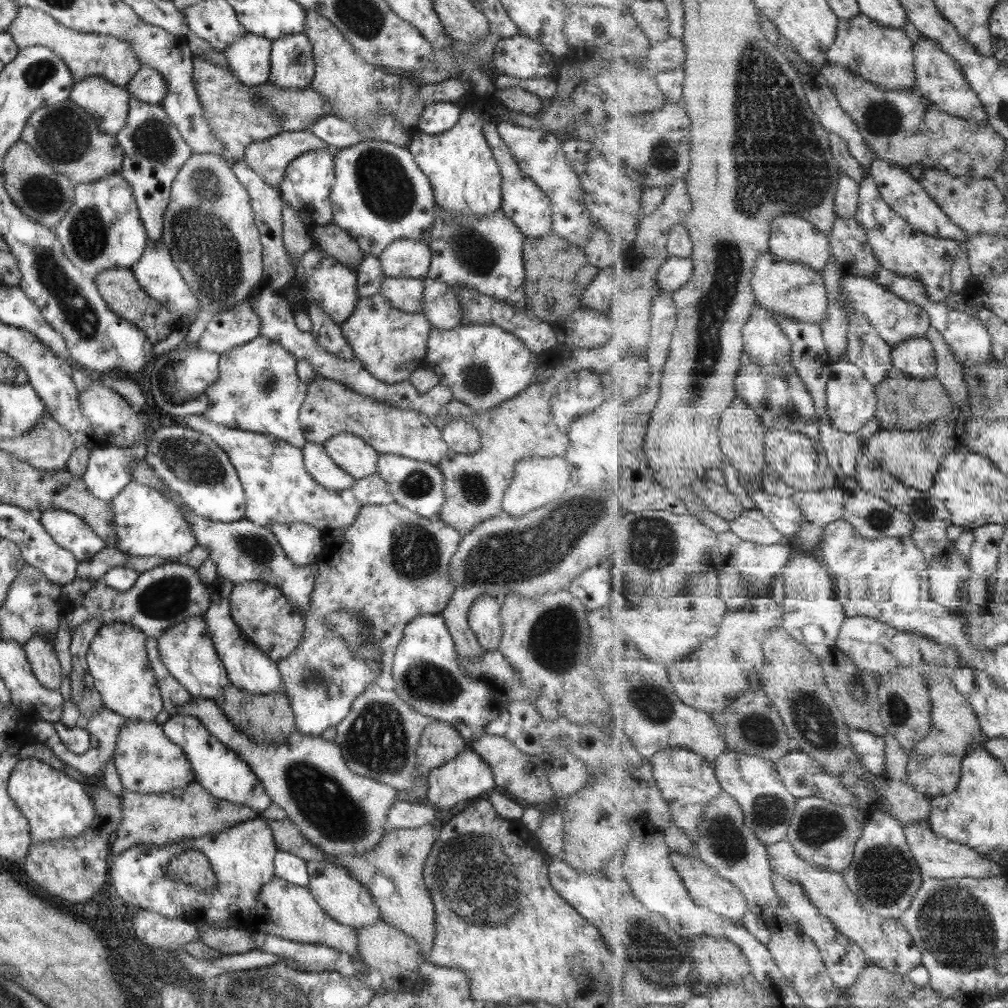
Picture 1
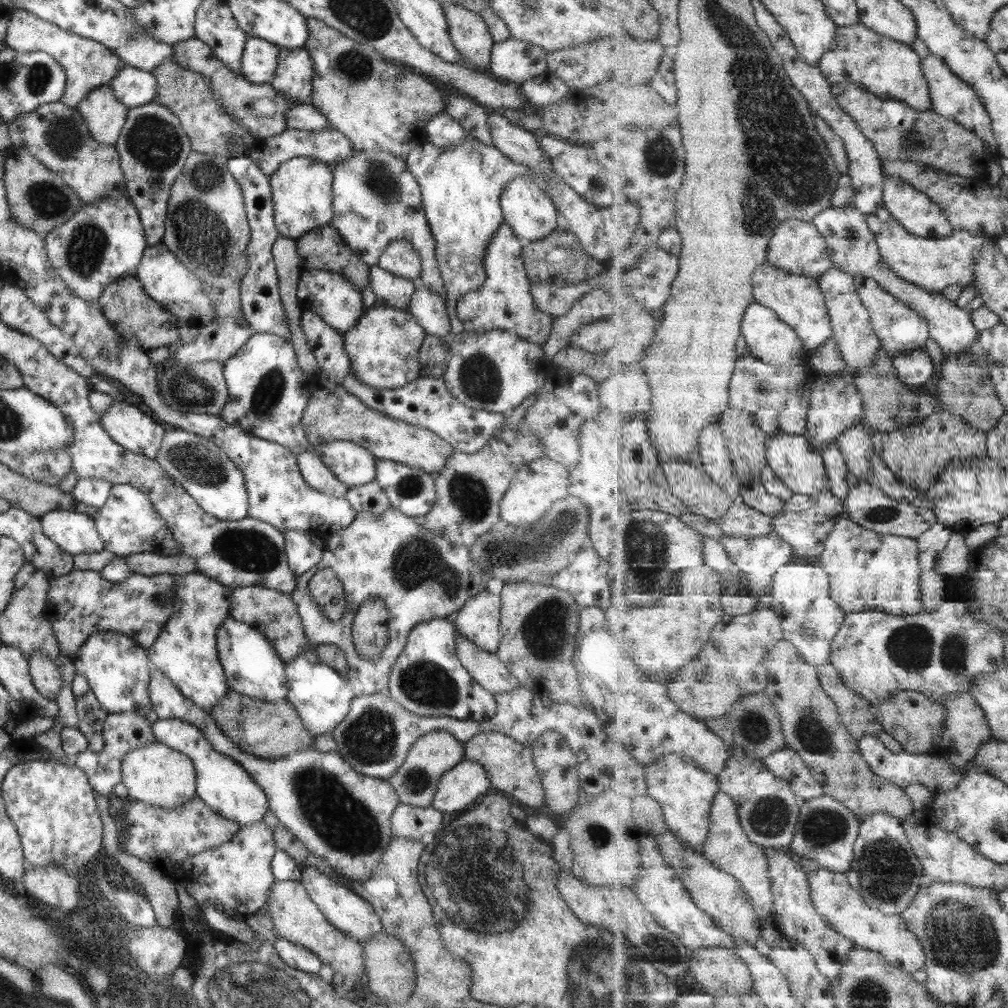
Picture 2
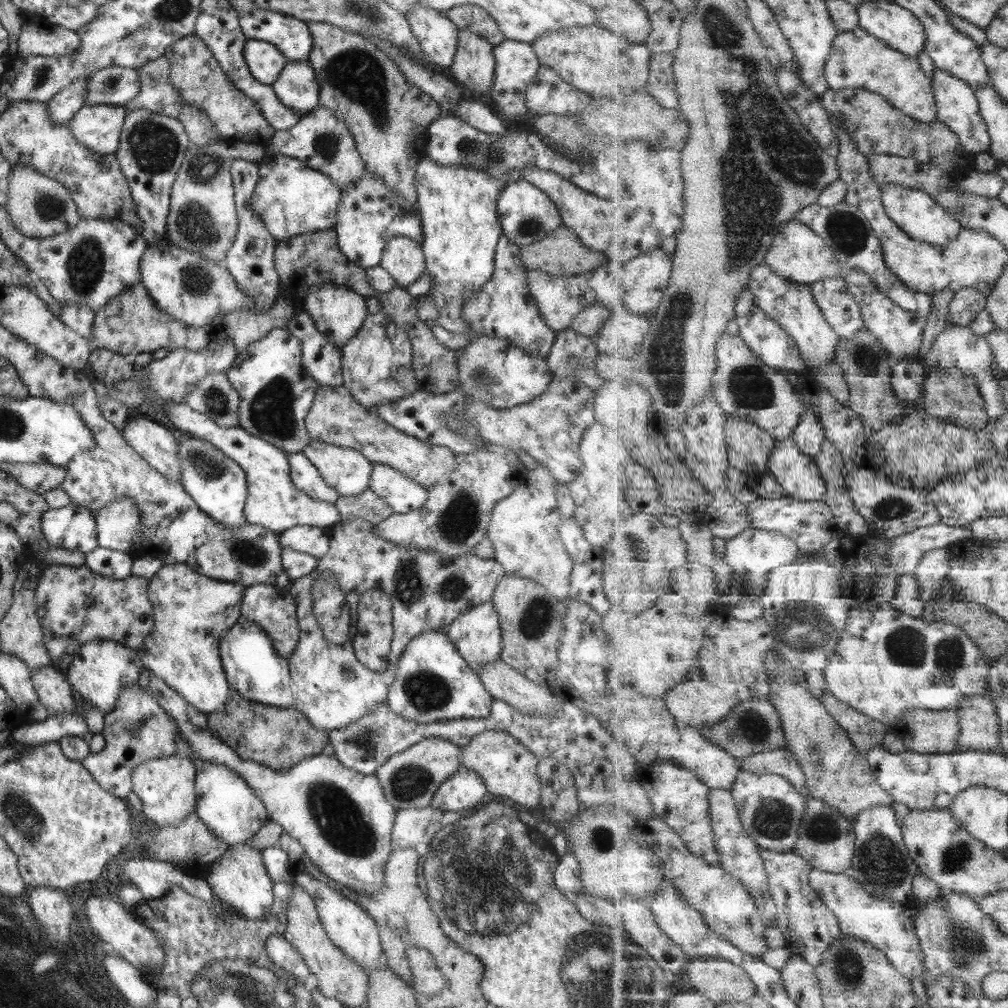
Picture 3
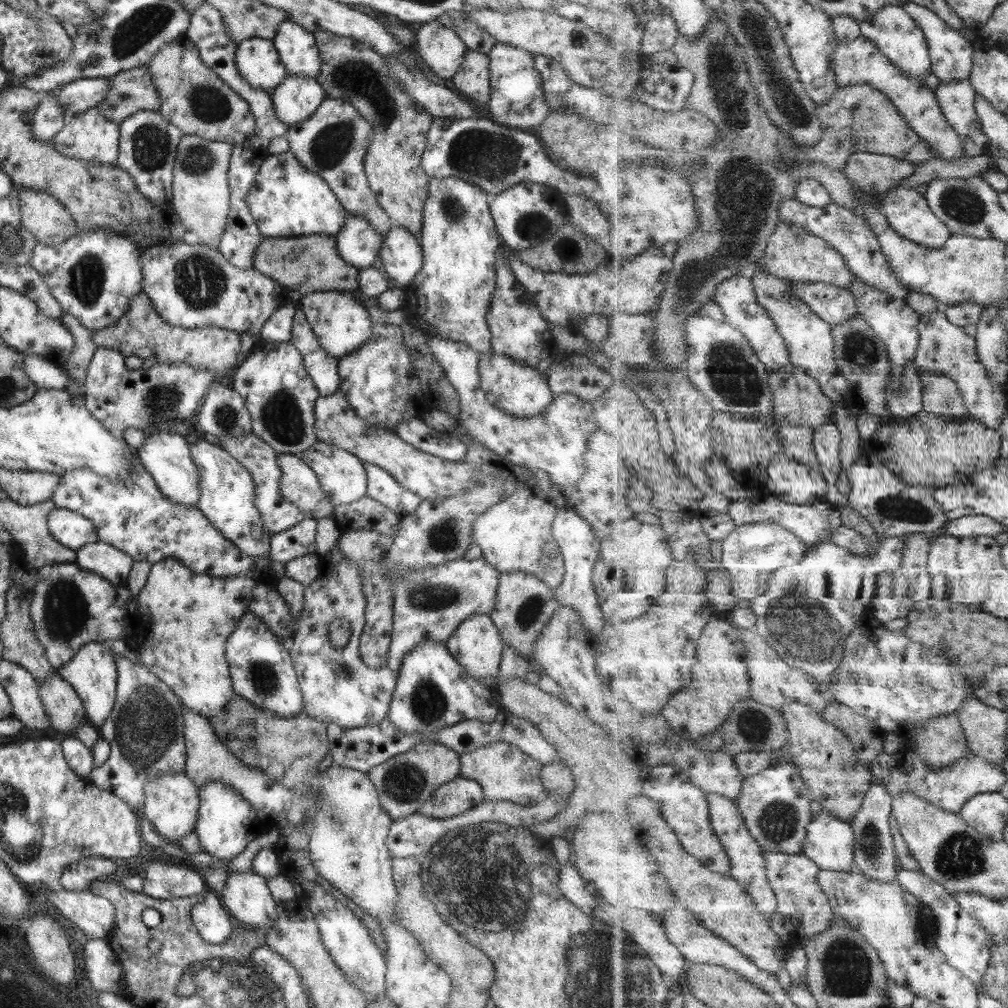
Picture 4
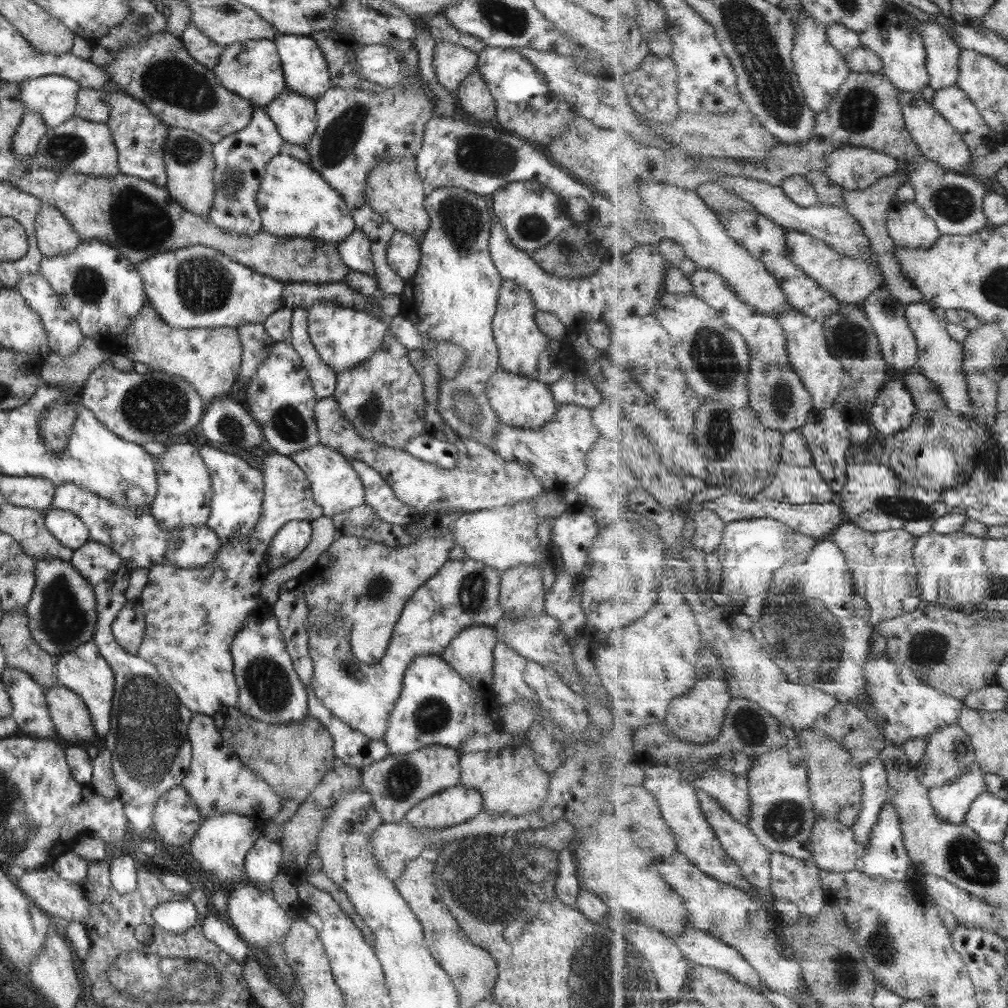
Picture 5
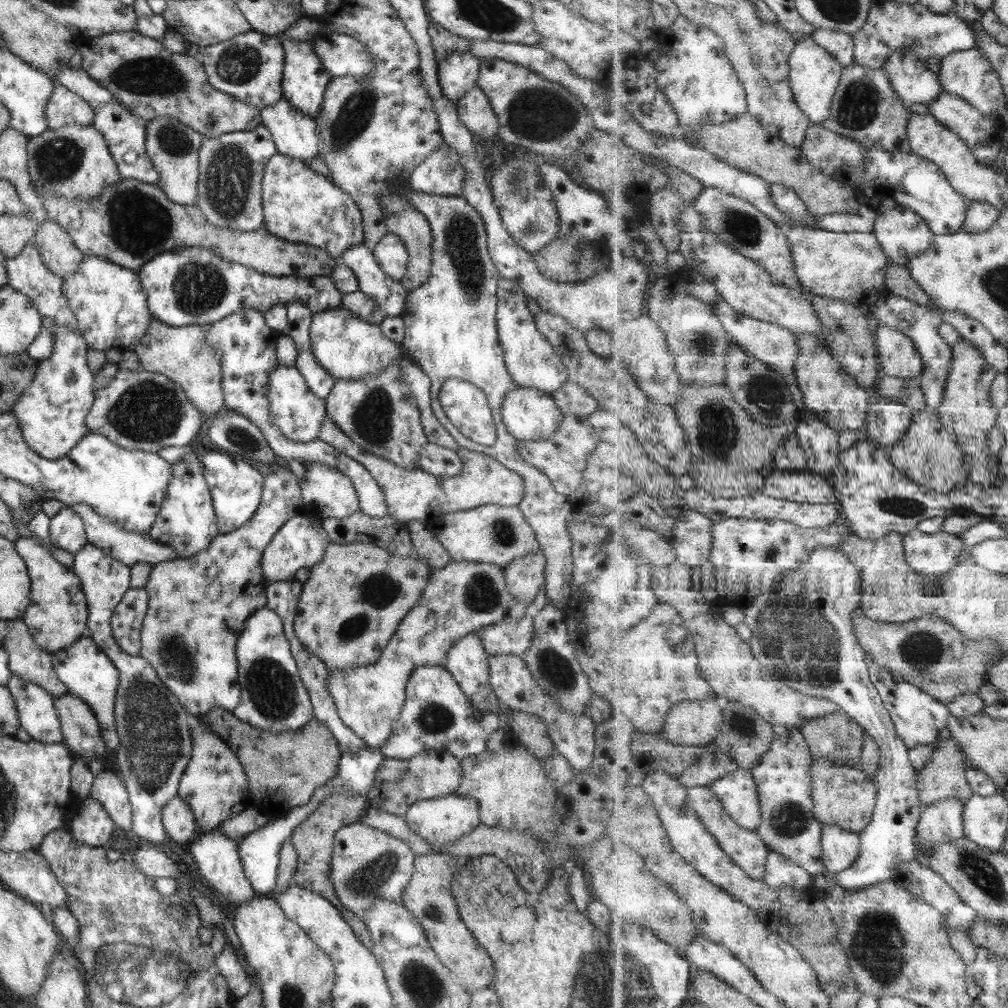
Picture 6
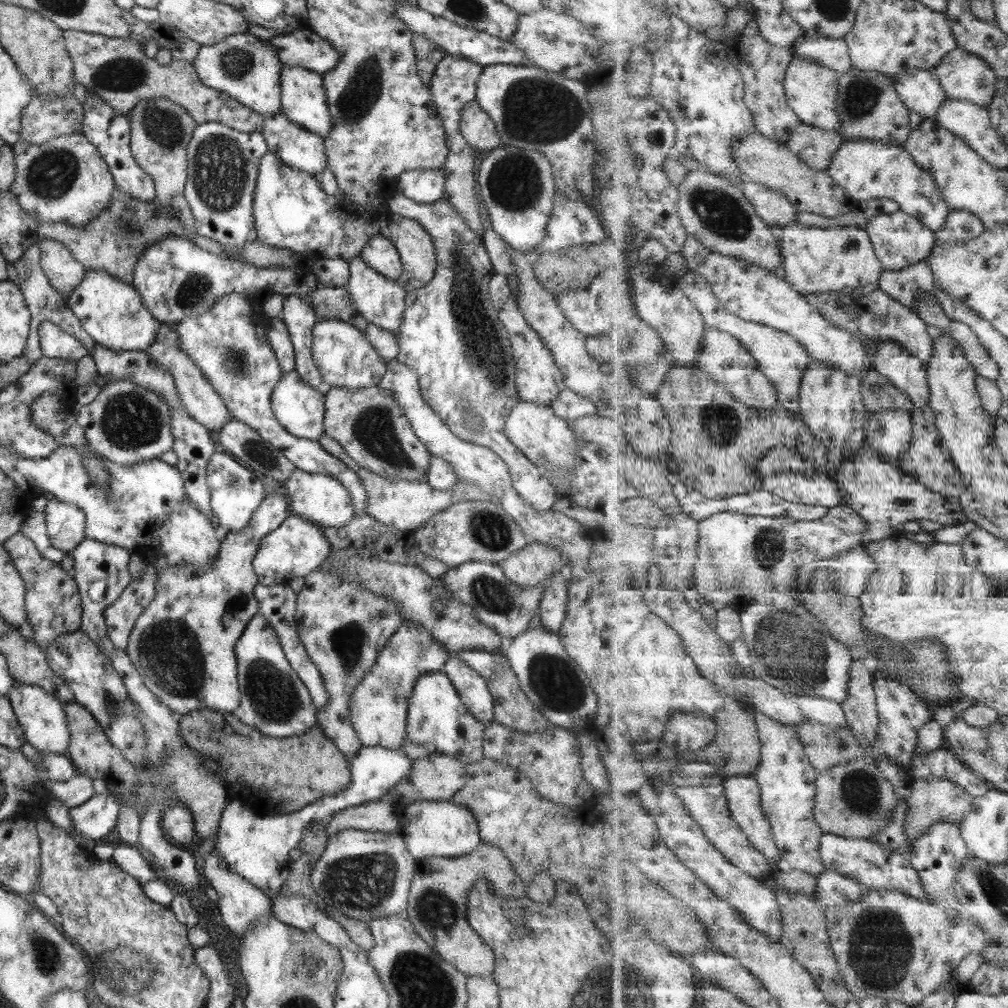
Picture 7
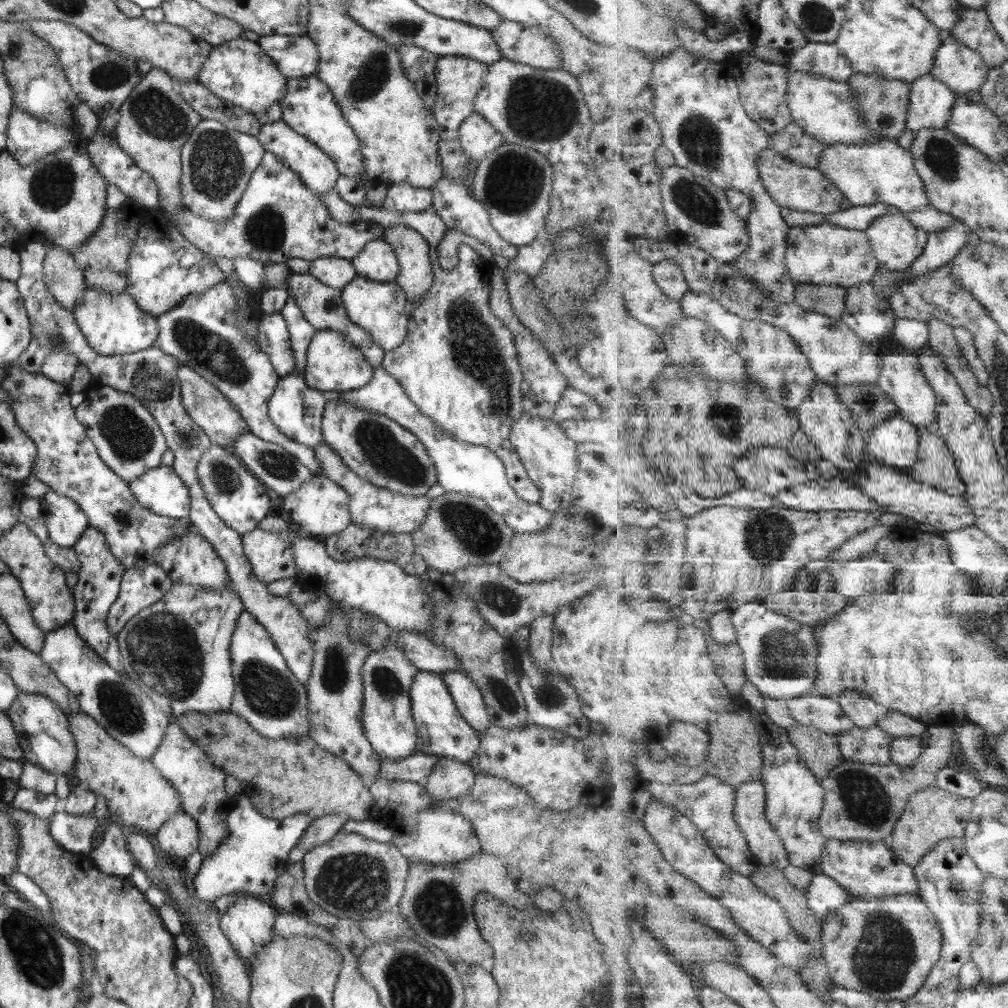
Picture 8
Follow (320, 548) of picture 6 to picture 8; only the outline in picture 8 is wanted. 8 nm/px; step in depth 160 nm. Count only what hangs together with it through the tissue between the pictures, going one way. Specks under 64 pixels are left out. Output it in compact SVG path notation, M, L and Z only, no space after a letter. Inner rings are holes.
M257 527L241 535L243 555L252 575L263 585L296 576L291 538L287 531L273 535Z

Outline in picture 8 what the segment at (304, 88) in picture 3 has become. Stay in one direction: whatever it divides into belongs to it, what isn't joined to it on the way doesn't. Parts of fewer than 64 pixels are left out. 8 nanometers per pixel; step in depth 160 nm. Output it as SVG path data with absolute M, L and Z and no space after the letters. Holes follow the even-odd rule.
M282 121L261 125L255 137L263 150L273 153L278 159L281 159L313 195L320 198L335 187L335 181L339 179L340 174L331 159L322 150L319 150L318 146L309 142L303 135L291 130L291 127Z

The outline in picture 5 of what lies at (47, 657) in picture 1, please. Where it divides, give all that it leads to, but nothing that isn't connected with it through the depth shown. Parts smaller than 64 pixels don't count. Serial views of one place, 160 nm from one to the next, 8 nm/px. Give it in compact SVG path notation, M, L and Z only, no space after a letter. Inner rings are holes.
M59 685L46 689L44 695L54 732L59 738L82 746L99 741L87 707L75 693Z

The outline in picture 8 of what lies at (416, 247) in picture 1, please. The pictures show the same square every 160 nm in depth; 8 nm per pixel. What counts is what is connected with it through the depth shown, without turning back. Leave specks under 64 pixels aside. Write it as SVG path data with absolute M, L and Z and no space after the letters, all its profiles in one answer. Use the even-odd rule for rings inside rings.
M382 238L366 242L350 263L356 276L375 282L392 282L398 273L395 253Z

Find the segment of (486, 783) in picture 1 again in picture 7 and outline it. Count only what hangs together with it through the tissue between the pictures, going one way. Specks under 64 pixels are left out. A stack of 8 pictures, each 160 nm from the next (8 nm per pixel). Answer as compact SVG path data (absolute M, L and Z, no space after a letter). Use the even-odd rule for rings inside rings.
M416 801L403 813L399 835L415 861L425 857L453 858L473 852L480 844L478 826L469 810L449 801Z

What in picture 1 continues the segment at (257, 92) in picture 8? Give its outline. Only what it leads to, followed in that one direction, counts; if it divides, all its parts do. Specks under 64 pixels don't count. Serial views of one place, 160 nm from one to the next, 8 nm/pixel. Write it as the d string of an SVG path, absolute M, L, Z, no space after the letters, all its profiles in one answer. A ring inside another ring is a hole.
M244 33L229 47L223 48L221 54L227 60L231 76L247 87L256 88L269 79L270 51L271 41L267 38Z

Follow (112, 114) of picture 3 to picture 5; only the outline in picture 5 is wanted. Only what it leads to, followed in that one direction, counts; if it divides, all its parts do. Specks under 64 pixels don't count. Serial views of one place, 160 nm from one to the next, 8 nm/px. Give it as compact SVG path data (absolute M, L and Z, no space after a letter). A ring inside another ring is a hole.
M74 116L45 131L37 141L34 157L39 166L55 172L74 172L101 178L118 173L115 145L107 125L88 122Z

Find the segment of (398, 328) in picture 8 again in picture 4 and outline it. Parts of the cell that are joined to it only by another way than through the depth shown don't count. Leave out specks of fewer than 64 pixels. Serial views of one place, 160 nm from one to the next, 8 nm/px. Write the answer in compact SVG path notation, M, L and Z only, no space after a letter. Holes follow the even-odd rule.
M349 214L344 220L342 229L333 238L333 247L348 265L357 269L365 269L372 266L382 242L383 236L377 230L374 230L364 217L359 217L357 214Z

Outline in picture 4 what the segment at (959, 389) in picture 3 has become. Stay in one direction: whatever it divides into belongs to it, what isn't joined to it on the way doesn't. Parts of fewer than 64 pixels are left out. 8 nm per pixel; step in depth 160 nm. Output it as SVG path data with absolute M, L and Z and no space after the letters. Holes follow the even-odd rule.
M920 372L924 386L924 409L949 417L968 417L965 398L955 379L943 375Z

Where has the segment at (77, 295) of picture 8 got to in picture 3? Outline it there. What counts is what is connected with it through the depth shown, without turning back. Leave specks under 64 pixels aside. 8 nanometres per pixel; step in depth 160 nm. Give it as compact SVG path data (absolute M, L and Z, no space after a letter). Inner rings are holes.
M14 164L8 179L8 199L3 205L10 222L22 235L27 238L47 238L63 234L81 220L69 191L59 182L43 177L32 166Z

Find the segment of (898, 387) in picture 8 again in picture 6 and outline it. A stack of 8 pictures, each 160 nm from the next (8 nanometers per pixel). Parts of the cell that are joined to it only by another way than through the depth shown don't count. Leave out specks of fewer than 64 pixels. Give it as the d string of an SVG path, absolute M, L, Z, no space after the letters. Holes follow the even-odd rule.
M881 323L873 325L881 372L897 378L919 379L924 362L914 339L895 327Z

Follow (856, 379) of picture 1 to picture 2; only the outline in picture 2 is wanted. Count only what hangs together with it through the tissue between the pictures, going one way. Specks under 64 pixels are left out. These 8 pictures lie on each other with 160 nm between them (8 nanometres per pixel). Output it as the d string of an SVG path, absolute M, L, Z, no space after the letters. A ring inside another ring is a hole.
M848 368L837 378L832 380L818 379L814 382L810 400L810 413L806 437L815 449L822 449L841 437L847 429L855 425L865 424L866 403L862 394L859 394L858 386L854 383L854 370Z

